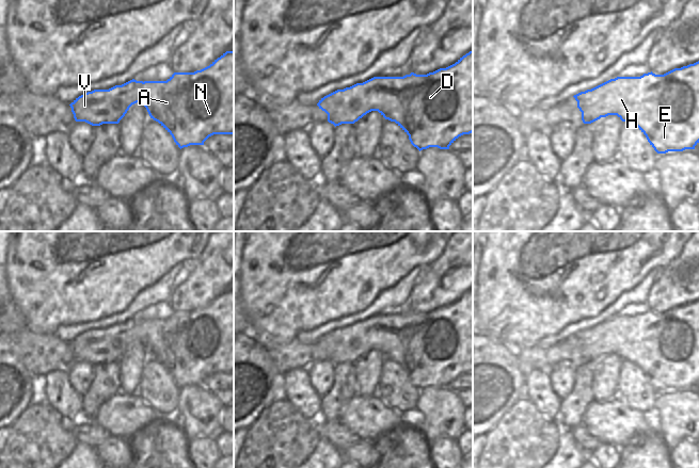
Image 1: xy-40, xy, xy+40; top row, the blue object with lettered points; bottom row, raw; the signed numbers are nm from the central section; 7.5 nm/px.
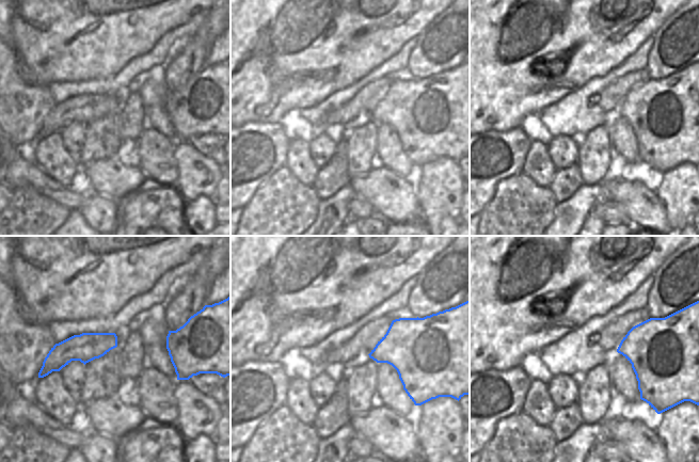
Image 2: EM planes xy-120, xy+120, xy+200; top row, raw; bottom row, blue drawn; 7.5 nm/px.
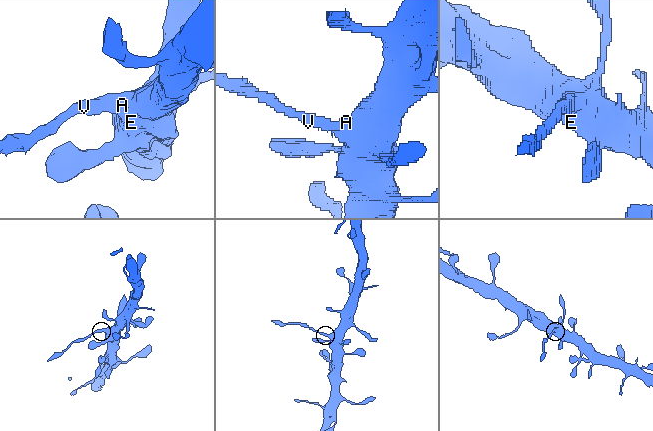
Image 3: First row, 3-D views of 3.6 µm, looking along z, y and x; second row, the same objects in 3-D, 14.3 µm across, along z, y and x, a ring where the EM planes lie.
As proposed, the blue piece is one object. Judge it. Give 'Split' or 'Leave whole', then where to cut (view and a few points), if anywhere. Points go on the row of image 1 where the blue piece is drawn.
Split. Split along xy (383, 77), (380, 83), (359, 94), (359, 117)

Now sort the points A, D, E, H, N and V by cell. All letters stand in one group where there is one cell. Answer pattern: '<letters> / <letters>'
A D E H N / V

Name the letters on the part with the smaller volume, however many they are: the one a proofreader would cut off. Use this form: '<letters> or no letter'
V

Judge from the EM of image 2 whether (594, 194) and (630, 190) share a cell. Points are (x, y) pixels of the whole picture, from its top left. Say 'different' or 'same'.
different

